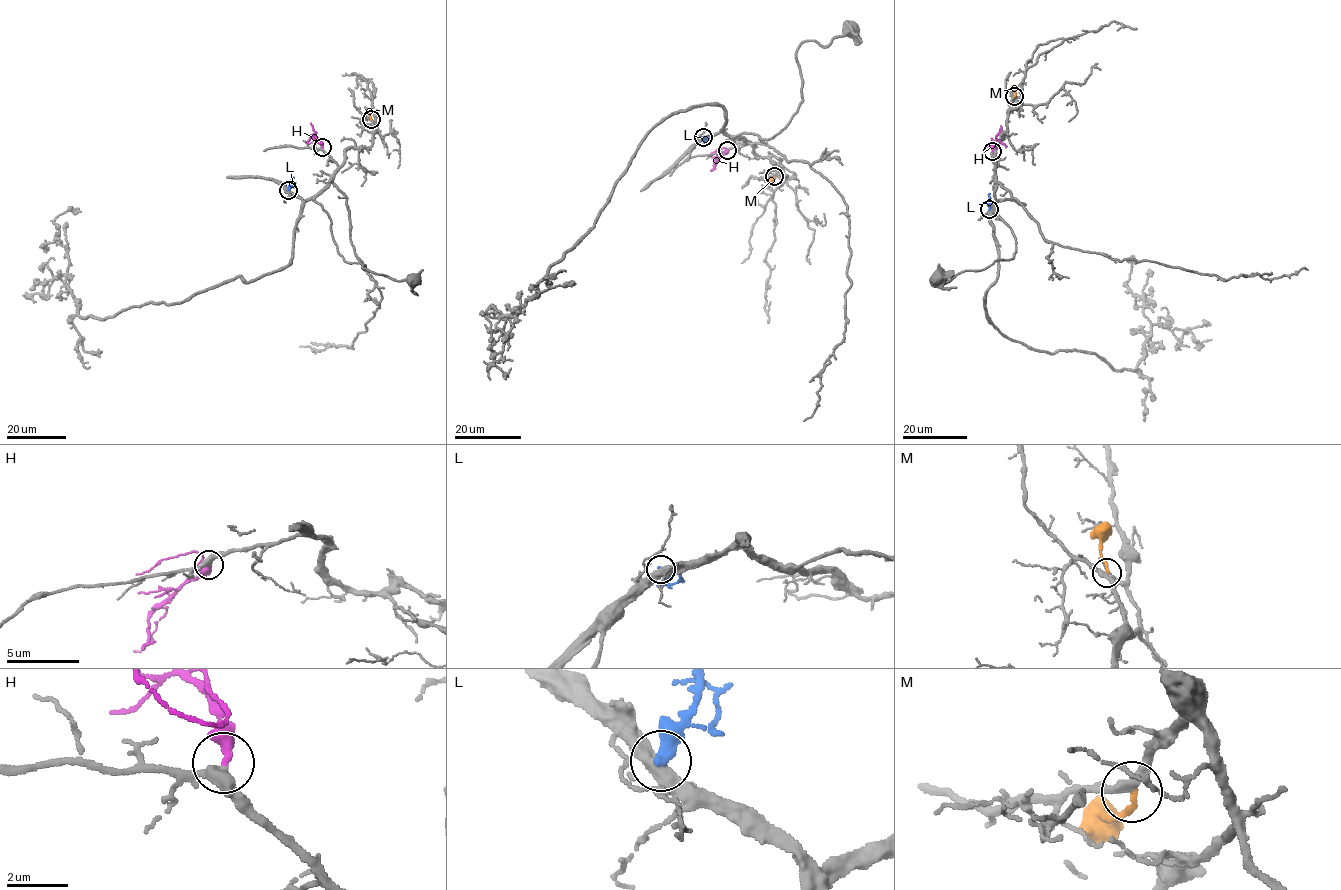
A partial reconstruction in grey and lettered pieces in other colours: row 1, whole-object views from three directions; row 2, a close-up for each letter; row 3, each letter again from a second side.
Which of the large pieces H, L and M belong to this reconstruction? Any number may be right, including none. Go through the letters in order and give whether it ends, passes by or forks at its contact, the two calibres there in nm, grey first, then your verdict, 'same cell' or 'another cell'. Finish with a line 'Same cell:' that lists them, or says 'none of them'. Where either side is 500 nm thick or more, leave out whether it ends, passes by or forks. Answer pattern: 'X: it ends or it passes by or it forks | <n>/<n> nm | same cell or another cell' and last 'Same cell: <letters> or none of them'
H: it ends | 340/320 nm | same cell
L: it ends | 480/440 nm | another cell
M: it ends | 280/200 nm | another cell
Same cell: H

